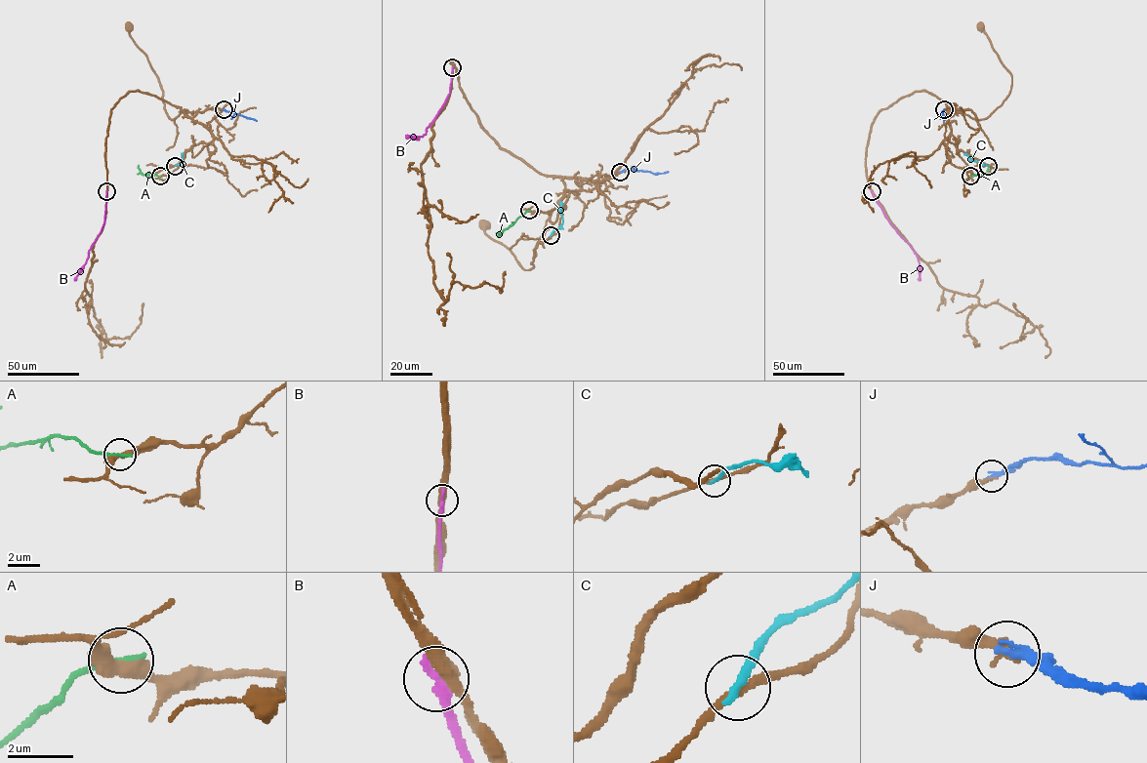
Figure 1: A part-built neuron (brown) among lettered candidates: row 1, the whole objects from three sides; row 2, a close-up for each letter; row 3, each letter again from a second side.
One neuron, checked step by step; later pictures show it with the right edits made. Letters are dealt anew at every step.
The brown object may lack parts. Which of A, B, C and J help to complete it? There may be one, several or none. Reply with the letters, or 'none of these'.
J

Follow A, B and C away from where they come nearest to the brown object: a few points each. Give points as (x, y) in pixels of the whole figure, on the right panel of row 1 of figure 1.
A: (970, 176), (983, 175), (989, 165)
B: (872, 191), (884, 217), (917, 256), (919, 280)
C: (988, 166), (963, 154)

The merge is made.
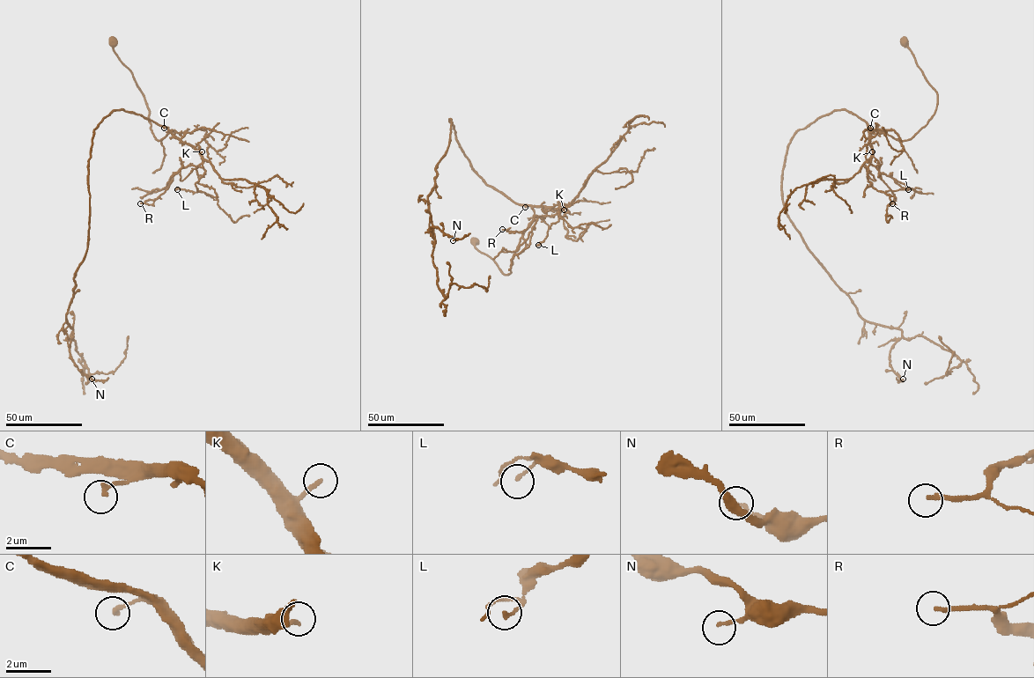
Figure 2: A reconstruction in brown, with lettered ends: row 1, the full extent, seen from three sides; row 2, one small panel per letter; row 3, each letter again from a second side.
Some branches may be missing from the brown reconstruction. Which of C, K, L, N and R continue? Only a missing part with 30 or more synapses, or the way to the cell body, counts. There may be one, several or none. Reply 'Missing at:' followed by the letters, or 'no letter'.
Missing at: K

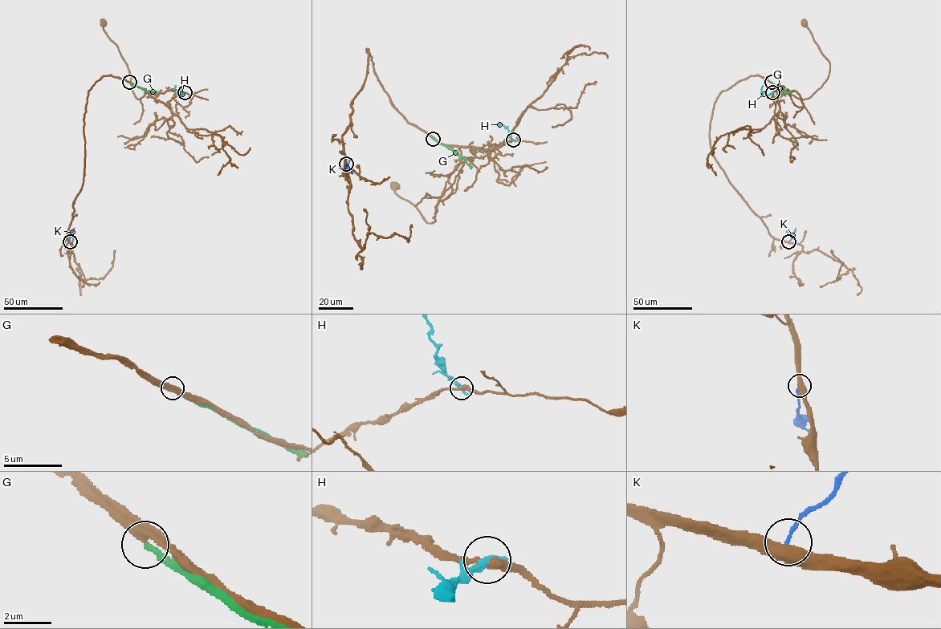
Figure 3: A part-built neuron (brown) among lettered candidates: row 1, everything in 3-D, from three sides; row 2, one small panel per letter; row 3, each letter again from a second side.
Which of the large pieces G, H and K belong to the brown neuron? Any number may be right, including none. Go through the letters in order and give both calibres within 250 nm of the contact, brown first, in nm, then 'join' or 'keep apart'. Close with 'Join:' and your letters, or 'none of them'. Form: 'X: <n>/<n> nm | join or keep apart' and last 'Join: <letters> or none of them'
G: 400/240 nm | keep apart
H: 300/360 nm | keep apart
K: 500/120 nm | keep apart
Join: none of them

